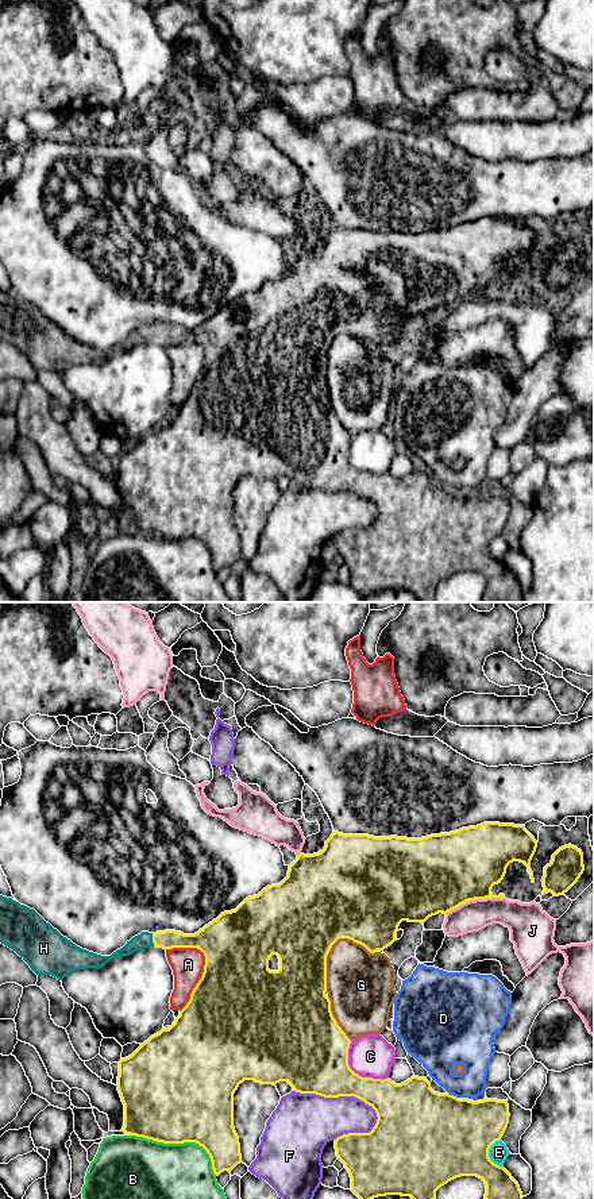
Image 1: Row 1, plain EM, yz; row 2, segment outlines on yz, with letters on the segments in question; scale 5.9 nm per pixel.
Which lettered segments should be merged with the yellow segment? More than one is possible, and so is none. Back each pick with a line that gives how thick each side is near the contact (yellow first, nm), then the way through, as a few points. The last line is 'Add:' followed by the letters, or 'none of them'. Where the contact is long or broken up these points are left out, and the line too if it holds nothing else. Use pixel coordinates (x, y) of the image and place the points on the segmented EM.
H: Thickness 110 nm (yellow) against 100 nm. Path across: yz (169, 939), (153, 940), (145, 940)
Add: H

